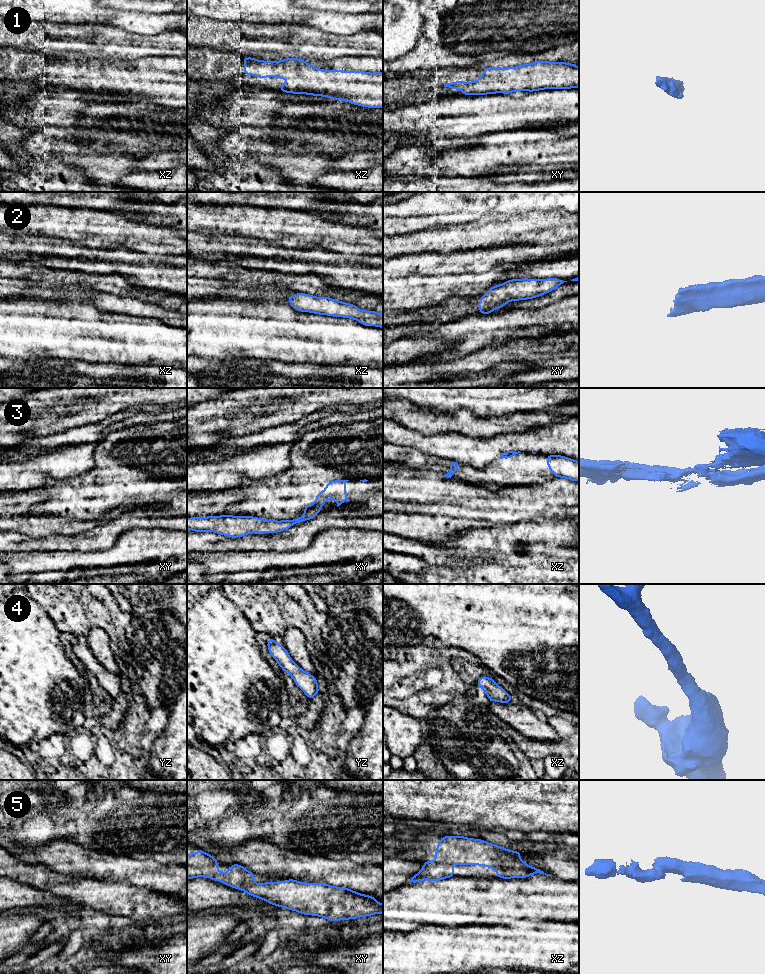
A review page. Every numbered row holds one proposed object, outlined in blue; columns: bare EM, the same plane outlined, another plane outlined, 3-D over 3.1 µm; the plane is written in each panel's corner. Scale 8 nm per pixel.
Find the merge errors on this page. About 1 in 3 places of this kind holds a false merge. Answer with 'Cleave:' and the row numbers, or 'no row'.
Cleave: 3

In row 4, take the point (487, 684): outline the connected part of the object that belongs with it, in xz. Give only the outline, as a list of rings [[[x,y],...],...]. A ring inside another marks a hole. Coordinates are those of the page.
[[[480,677],[476,685],[486,693],[489,701],[509,703],[513,700],[513,698],[490,677]]]

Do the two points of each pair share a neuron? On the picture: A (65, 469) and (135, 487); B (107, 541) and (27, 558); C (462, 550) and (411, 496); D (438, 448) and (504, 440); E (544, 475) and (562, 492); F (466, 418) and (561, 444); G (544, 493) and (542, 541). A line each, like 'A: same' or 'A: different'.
A: different
B: different
C: different
D: same
E: different
F: different
G: different

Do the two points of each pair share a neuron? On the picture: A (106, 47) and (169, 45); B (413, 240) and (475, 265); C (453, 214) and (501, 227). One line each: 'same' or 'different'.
A: same
B: different
C: different

